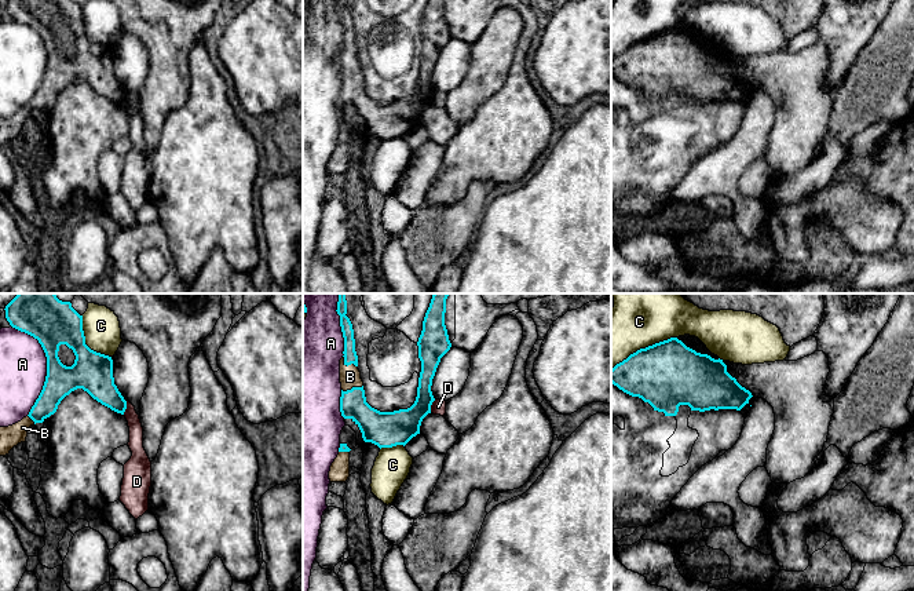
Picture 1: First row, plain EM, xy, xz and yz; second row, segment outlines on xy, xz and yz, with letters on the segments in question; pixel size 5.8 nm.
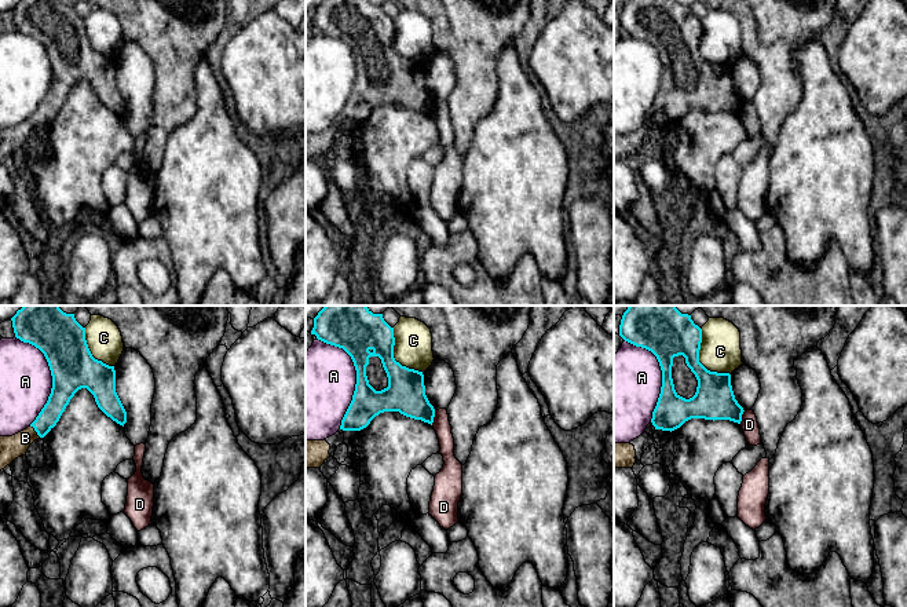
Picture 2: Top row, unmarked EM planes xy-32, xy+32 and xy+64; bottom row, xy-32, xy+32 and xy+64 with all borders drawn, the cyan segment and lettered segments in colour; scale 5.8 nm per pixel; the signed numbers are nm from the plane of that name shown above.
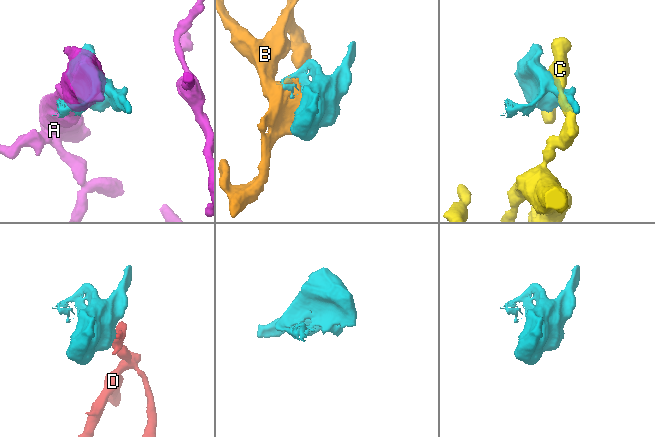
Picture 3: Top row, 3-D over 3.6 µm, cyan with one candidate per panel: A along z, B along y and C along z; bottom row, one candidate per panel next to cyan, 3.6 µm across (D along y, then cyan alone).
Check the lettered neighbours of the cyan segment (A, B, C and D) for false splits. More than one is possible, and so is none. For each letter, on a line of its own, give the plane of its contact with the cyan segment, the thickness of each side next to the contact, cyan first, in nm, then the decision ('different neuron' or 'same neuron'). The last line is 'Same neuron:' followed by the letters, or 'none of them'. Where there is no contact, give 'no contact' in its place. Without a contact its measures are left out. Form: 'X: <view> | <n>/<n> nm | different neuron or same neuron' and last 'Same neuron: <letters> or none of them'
A: xy | 220/280 nm | different neuron
B: xz | 80/130 nm | same neuron
C: yz | 380/300 nm | different neuron
D: xy | 200/90 nm | different neuron
Same neuron: B

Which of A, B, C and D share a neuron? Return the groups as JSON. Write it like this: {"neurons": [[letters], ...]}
{"neurons": [["A"], ["B"], ["C"], ["D"]]}

